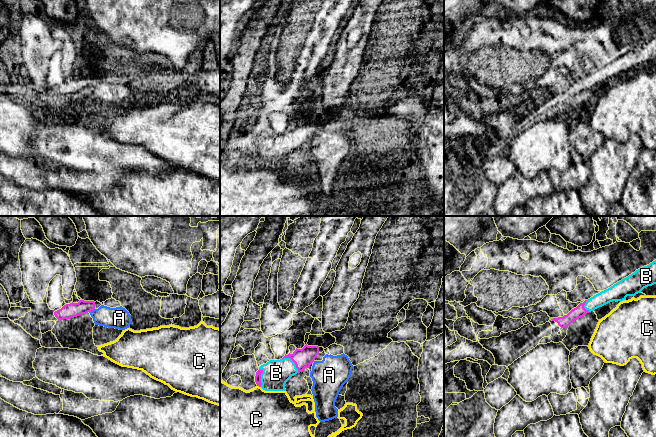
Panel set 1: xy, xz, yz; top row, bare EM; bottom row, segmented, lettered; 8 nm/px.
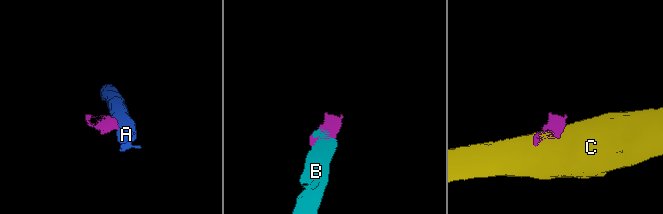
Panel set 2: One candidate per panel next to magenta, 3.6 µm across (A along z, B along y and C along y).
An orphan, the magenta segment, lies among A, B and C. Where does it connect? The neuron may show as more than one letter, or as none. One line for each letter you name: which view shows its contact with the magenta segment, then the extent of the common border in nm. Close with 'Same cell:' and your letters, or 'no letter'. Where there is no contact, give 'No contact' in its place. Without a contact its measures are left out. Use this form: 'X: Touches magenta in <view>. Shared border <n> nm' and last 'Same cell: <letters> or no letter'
B: Touches magenta in xz. Shared border 180 nm
Same cell: B

